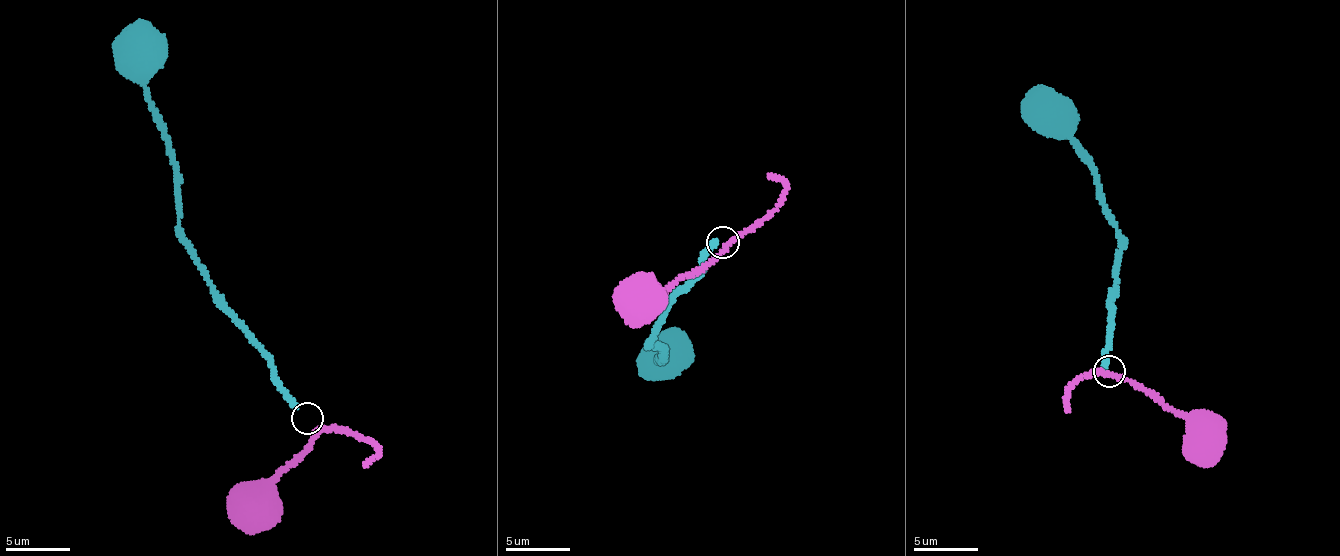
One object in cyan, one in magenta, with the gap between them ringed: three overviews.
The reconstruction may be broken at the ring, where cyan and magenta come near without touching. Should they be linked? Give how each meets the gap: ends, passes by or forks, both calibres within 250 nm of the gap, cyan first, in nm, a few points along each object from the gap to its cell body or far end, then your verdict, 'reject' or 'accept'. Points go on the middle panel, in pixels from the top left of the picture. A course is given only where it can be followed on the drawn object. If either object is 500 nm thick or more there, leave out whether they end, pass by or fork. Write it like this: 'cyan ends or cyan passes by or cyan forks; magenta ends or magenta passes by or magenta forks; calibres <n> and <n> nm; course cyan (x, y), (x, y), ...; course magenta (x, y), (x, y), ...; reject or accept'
cyan ends; magenta passes by; calibres 280 and 260 nm; course cyan (716, 242), (703, 259), (705, 270), (672, 298), (650, 341), (664, 355), (663, 363), (658, 357), (664, 346); course magenta (727, 242), (700, 269), (645, 298); reject

